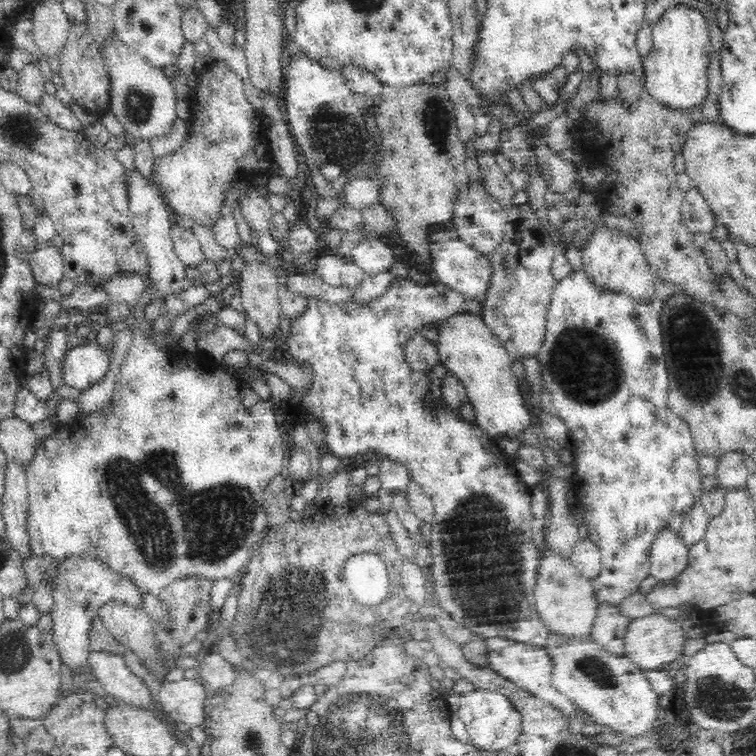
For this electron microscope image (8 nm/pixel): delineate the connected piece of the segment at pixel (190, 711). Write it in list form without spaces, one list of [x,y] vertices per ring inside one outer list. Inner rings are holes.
[[[194,679],[162,682],[160,702],[163,709],[174,721],[182,722],[188,727],[205,723],[204,700],[208,696],[200,682]]]

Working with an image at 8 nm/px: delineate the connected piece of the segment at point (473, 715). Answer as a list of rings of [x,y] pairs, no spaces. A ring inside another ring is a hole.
[[[474,690],[462,695],[457,714],[469,733],[469,743],[484,750],[500,750],[516,745],[522,734],[522,716],[505,694],[492,690]]]

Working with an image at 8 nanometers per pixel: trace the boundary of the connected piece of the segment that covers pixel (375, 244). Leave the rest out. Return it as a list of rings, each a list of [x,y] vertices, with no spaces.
[[[378,237],[364,240],[358,248],[351,251],[349,259],[356,263],[364,274],[370,276],[388,271],[397,261],[392,248]]]

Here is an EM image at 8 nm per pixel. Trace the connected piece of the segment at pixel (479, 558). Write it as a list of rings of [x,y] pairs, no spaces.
[[[409,277],[394,278],[388,292],[379,295],[378,298],[372,298],[370,302],[356,302],[350,300],[348,302],[326,302],[325,299],[316,298],[315,296],[307,296],[306,308],[296,318],[291,320],[292,335],[288,340],[286,356],[289,360],[298,364],[299,368],[306,368],[306,373],[310,373],[310,384],[307,384],[307,390],[303,391],[302,404],[308,408],[308,412],[313,418],[318,419],[322,430],[324,430],[324,450],[341,458],[348,456],[358,456],[371,450],[376,450],[386,457],[387,460],[394,461],[398,465],[406,466],[410,471],[412,480],[422,488],[422,493],[433,500],[434,516],[433,528],[431,532],[430,550],[433,561],[431,562],[431,574],[435,583],[435,594],[441,605],[442,610],[447,611],[451,618],[462,624],[474,636],[482,639],[502,638],[513,642],[534,643],[544,645],[549,631],[540,619],[535,604],[534,590],[536,588],[538,576],[537,568],[539,565],[538,549],[532,542],[532,525],[533,512],[531,511],[532,487],[524,483],[518,476],[514,467],[516,457],[506,454],[496,443],[495,438],[488,432],[482,430],[476,422],[467,422],[462,418],[457,410],[448,406],[443,402],[442,397],[438,402],[435,400],[427,400],[426,395],[430,394],[430,379],[428,373],[422,371],[414,371],[406,362],[403,350],[406,341],[412,334],[422,330],[424,326],[432,324],[432,322],[440,322],[447,318],[456,316],[460,313],[477,313],[481,314],[483,305],[478,301],[468,301],[464,297],[459,296],[449,286],[438,283],[436,285],[421,284],[413,281]]]

